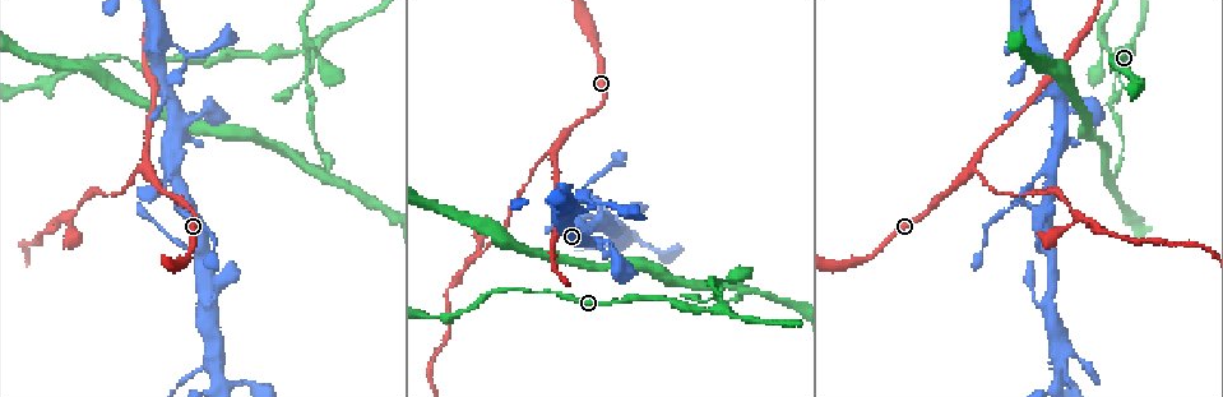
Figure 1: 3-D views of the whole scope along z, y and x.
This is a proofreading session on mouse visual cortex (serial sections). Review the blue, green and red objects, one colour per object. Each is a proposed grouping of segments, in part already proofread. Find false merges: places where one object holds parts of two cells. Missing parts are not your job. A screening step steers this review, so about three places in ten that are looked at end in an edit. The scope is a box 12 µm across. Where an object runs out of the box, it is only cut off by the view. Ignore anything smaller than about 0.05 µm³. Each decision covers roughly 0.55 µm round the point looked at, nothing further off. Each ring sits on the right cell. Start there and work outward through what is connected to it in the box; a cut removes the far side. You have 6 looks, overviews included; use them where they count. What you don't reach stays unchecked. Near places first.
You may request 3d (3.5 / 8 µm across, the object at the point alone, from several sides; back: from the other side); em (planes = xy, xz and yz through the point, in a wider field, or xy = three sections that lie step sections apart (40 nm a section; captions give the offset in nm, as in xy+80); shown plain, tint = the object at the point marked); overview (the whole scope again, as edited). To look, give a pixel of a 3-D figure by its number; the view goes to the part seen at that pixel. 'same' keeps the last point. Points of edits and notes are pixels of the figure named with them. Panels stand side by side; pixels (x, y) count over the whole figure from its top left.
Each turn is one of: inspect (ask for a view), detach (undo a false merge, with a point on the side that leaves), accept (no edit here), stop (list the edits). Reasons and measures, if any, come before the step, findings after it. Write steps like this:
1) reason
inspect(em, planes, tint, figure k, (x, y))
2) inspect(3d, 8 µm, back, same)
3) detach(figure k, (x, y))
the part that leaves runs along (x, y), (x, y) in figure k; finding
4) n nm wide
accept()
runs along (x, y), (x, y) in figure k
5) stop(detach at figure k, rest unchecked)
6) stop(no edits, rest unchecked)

a fork
inspect(3d, 8 µm, figure 1, (150, 168))

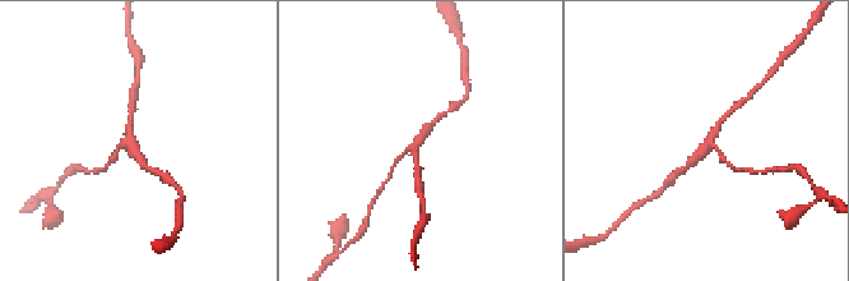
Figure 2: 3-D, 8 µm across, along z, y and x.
3 arms; arms of 150, 200, 200 nm
inspect(em, planes, tint, figure 2, (131, 143))

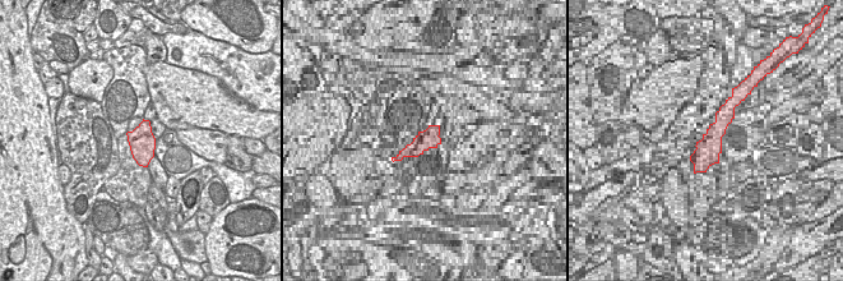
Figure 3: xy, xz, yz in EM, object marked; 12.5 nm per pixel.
accept()
runs along (436, 120), (395, 165) in figure 2; all the same cell

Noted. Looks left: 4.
abrupt turn
inspect(3d, 3.5 µm, figure 1, (603, 219))

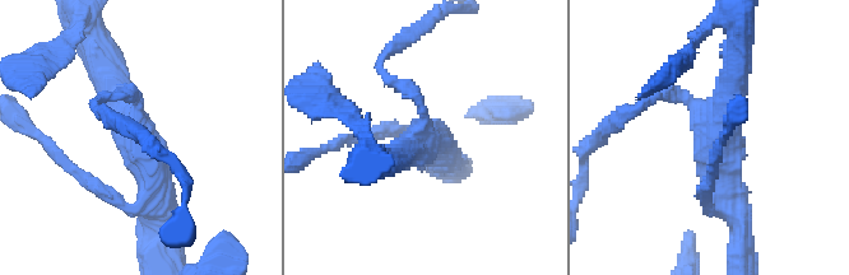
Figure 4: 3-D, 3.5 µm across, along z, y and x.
3 arms; arms of 150, 350, 450 nm; shape alone is not enough
inspect(em, xy, step 2, tint, figure 4, (718, 126))

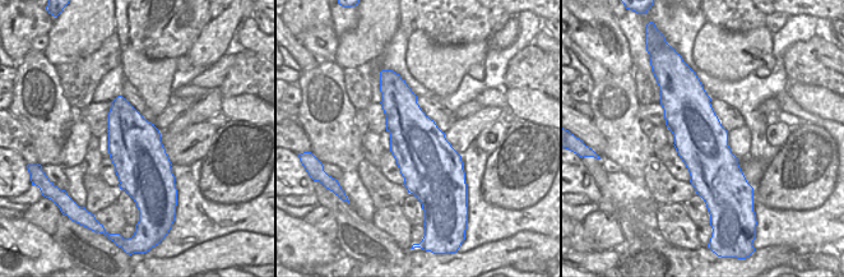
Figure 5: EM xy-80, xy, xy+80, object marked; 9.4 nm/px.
550 nm wide
accept()
runs along (100, 59), (151, 164), (158, 204) in figure 4; one cell here

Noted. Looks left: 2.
a narrow waist
inspect(3d, 3.5 µm, back, figure 1, (596, 205))

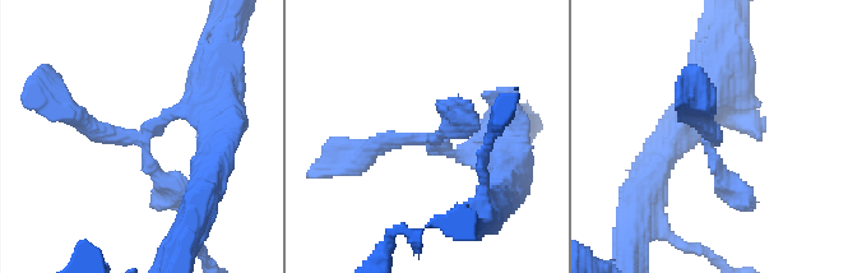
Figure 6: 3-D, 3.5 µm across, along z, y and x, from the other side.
inspect(em, xy, step 2, tint, figure 6, (430, 139))

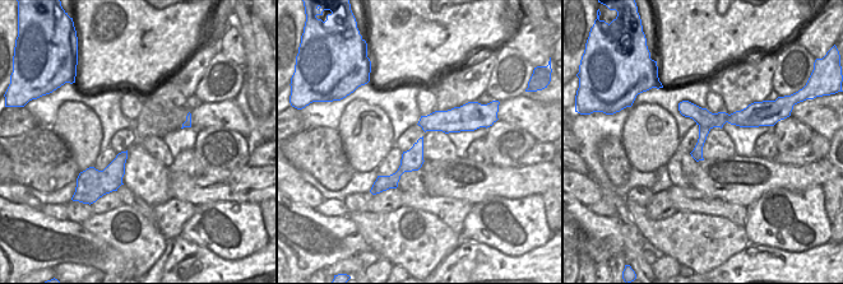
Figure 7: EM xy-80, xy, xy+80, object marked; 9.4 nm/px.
accept()
runs along (695, 107), (714, 167), (747, 206) in figure 6; continuous, no second cell

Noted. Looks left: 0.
stop(no edits, rest unchecked)

